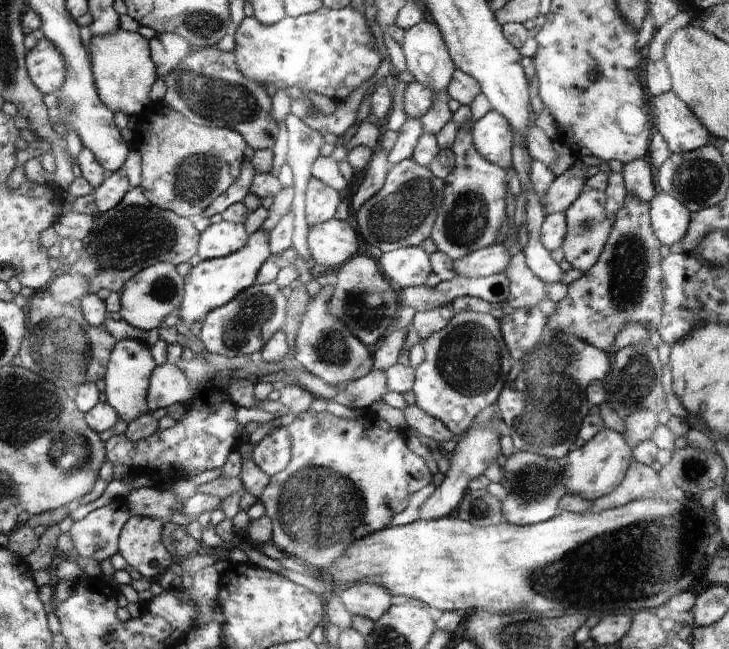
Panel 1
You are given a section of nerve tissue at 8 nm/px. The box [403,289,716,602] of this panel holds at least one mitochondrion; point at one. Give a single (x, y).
(554, 413)

